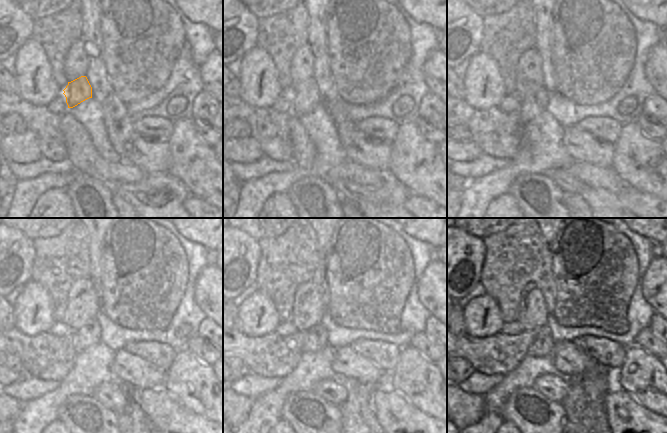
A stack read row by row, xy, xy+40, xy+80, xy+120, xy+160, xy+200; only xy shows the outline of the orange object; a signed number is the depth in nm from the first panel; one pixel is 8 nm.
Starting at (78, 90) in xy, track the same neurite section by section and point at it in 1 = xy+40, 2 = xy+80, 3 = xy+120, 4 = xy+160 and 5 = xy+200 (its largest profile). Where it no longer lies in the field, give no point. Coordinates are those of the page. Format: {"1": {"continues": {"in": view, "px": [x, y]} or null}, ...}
{"1": {"continues": {"in": "xy+40", "px": [306, 96]}}, "2": {"continues": {"in": "xy+80", "px": [536, 103]}}, "3": {"continues": {"in": "xy+120", "px": [90, 334]}}, "4": {"continues": {"in": "xy+160", "px": [317, 337]}}, "5": {"continues": {"in": "xy+200", "px": [543, 345]}}}

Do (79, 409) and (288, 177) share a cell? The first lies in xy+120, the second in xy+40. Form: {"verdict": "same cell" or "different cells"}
{"verdict": "different cells"}

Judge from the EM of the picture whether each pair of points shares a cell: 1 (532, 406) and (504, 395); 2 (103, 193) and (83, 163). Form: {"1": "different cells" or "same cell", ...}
{"1": "different cells", "2": "different cells"}

